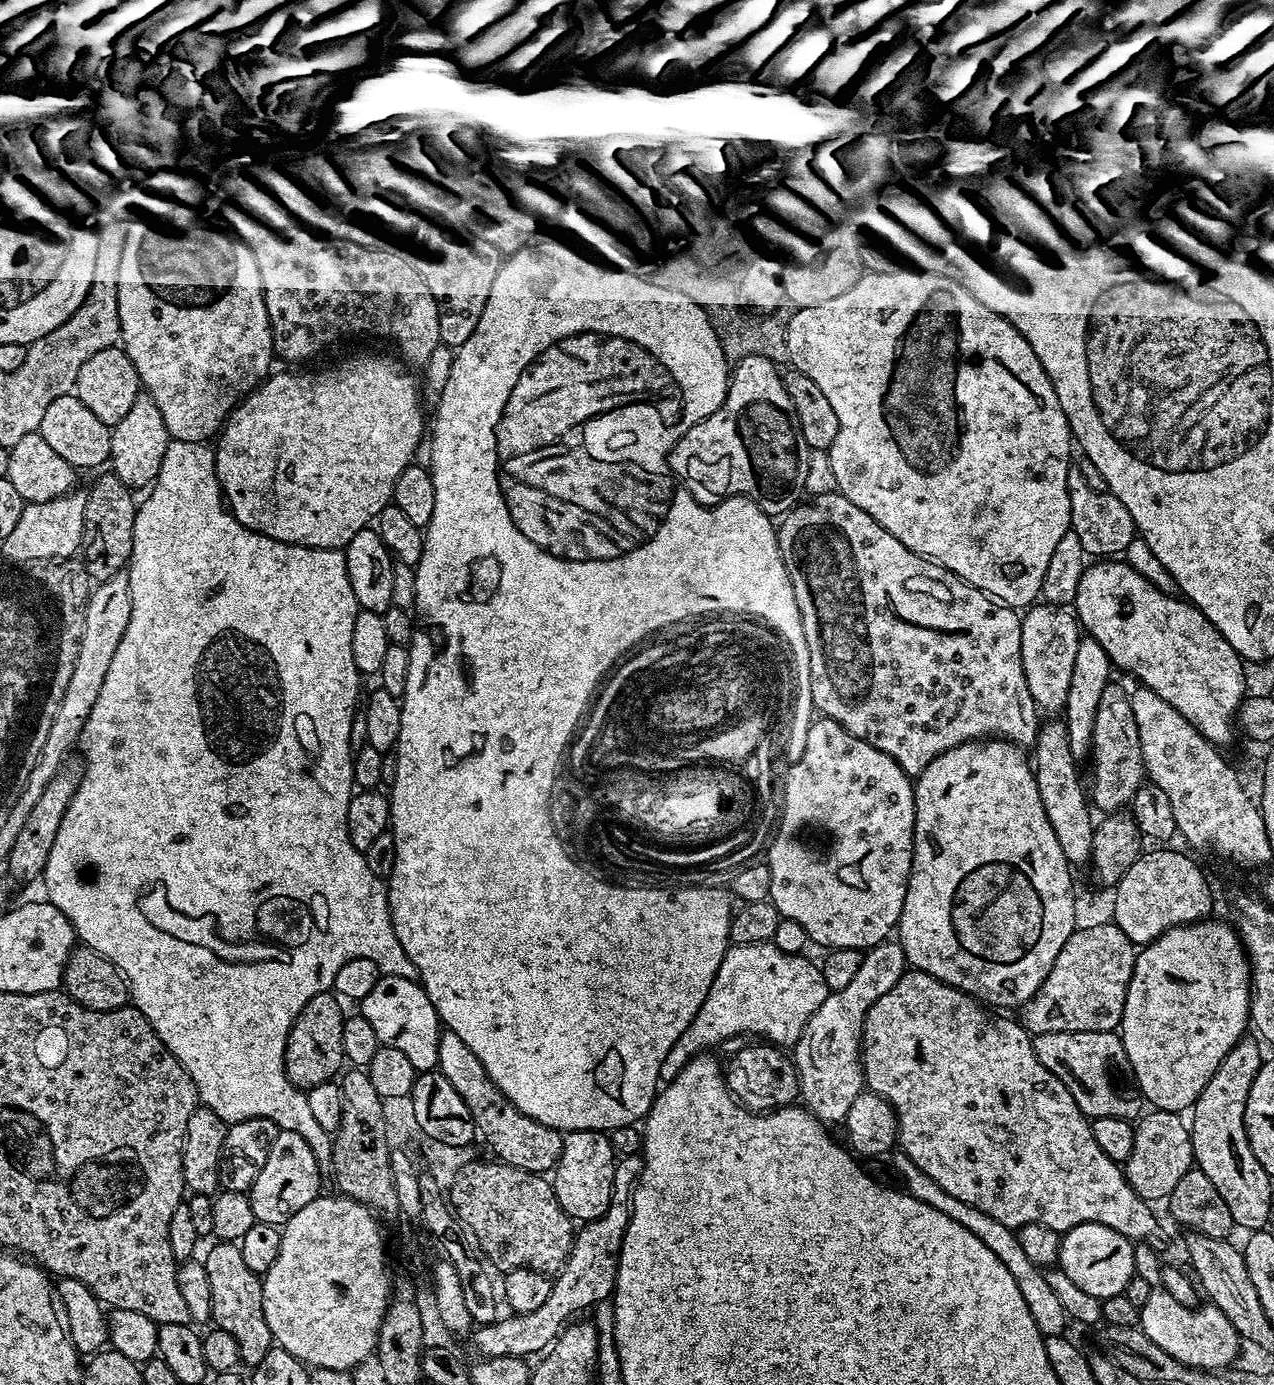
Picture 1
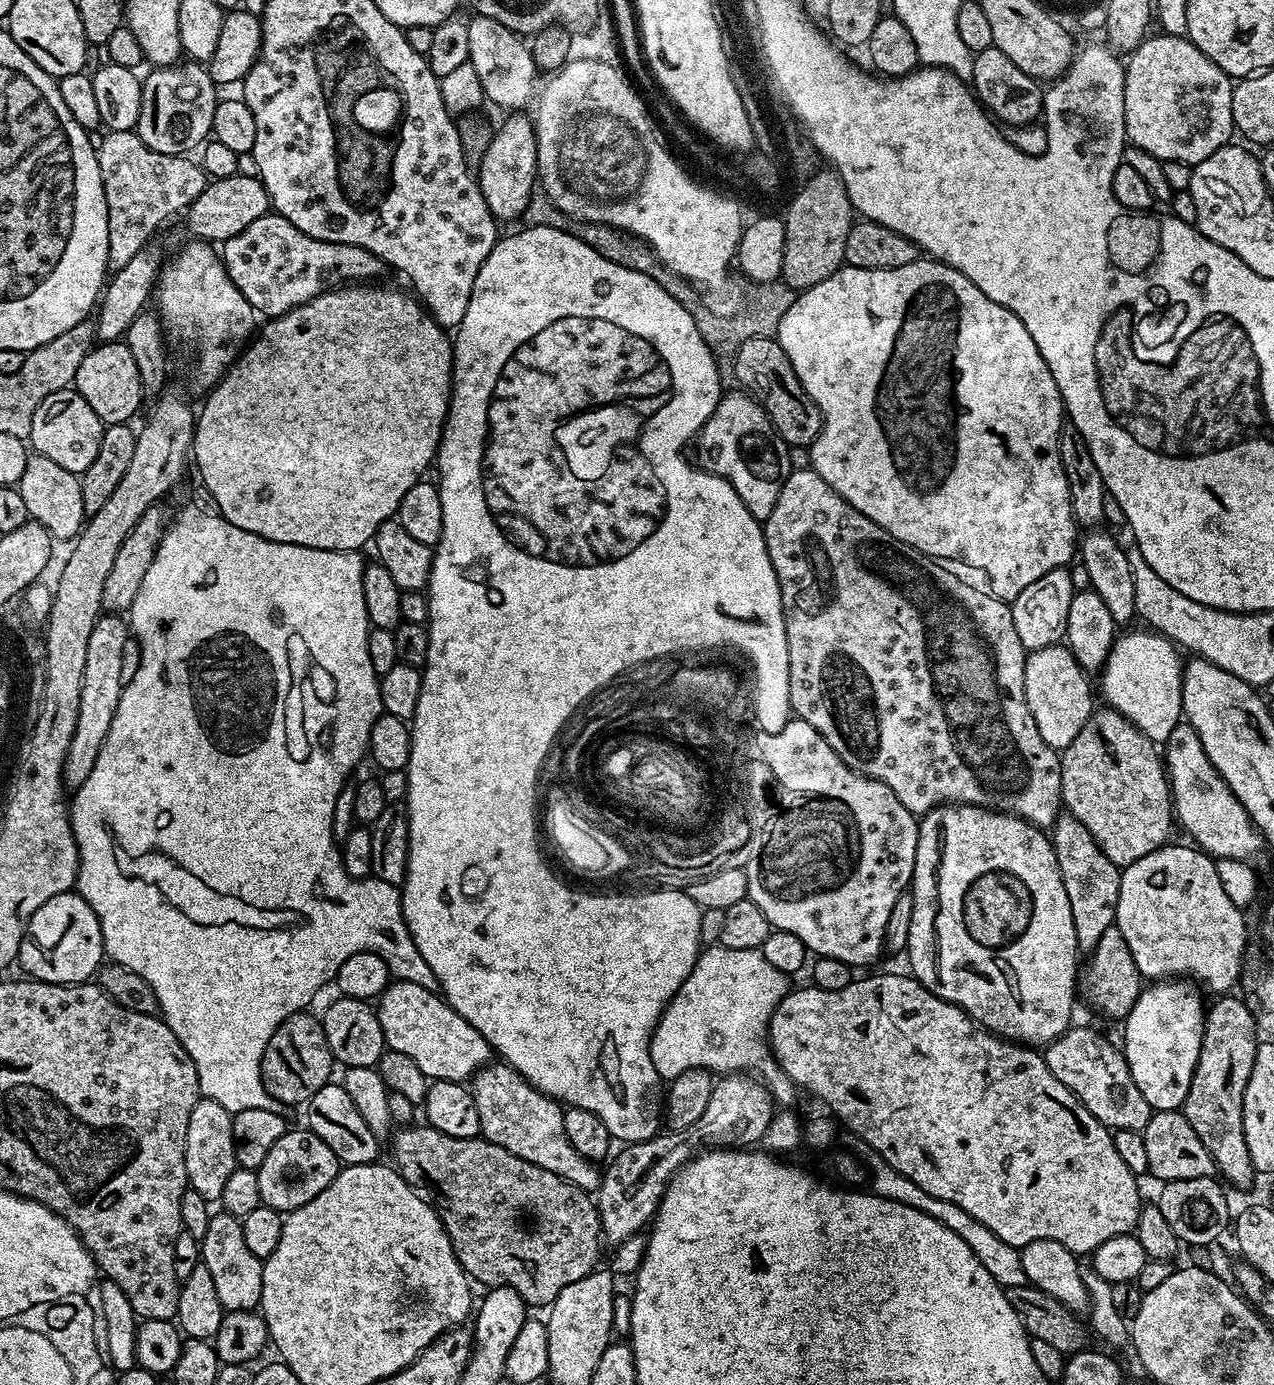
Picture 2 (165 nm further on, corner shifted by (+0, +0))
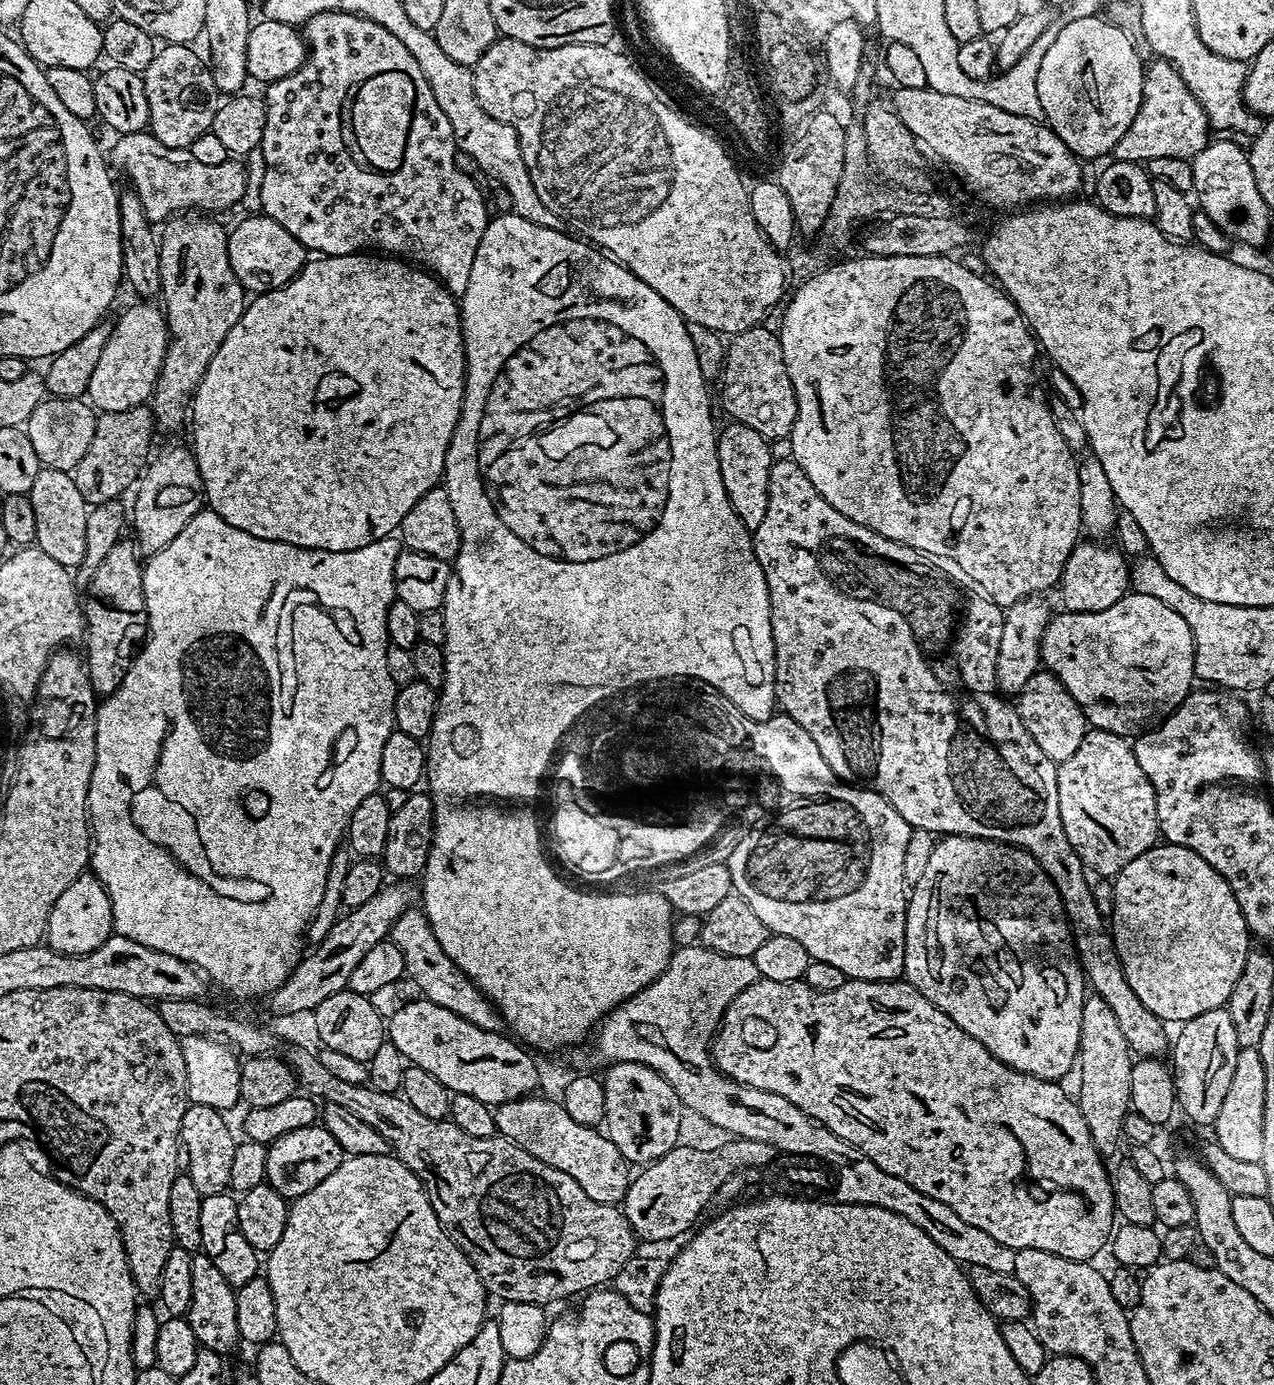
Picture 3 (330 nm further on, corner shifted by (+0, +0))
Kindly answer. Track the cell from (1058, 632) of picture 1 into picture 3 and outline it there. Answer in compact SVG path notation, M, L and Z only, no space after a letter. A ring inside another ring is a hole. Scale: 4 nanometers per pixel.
M1041 670L1032 675L1018 694L1016 705L1023 725L1047 757L1059 764L1078 750L1088 729L1087 720L1073 696L1051 672Z

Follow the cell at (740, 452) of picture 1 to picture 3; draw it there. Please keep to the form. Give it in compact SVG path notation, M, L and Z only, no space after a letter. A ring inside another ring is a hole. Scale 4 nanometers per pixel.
M728 422L719 429L716 437L718 450L718 466L720 479L726 486L726 494L742 522L750 530L762 526L762 518L766 514L768 501L768 483L774 453L773 445L758 430L750 430L750 426L742 426L735 422Z

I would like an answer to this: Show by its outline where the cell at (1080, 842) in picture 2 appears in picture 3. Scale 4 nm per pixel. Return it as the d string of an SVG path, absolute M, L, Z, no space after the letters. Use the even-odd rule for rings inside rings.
M1095 994L1085 995L1078 1057L1078 1103L1082 1110L1082 1118L1086 1118L1086 1126L1090 1126L1090 1138L1105 1158L1111 1158L1116 1152L1116 1147L1122 1143L1124 1120L1127 1119L1132 1107L1130 1082L1133 1063L1132 1047L1126 1042L1122 1029L1118 1027L1114 1010L1110 1010L1110 1006L1106 1006L1106 1002L1102 1002L1102 998Z

